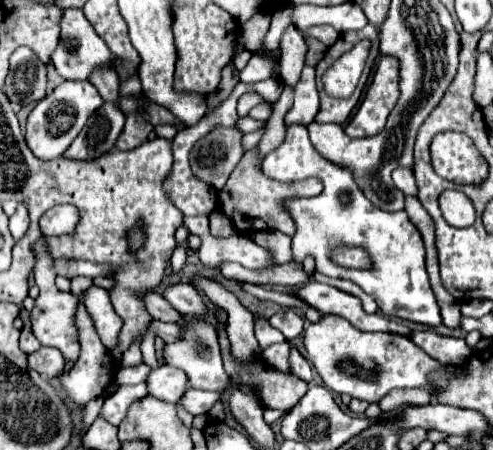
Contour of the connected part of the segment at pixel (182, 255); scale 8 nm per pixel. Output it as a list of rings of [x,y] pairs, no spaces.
[[[186,239],[182,245],[178,245],[176,251],[172,253],[172,269],[174,269],[174,273],[178,273],[180,267],[184,265],[184,261],[186,261],[186,251],[188,251],[188,239]]]

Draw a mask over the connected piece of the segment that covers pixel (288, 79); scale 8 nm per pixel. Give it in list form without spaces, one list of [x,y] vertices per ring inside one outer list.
[[[292,25],[286,29],[280,47],[282,47],[282,63],[280,63],[278,73],[280,73],[284,85],[294,87],[300,79],[302,67],[306,65],[308,45],[306,45],[304,37],[298,33],[298,29]]]

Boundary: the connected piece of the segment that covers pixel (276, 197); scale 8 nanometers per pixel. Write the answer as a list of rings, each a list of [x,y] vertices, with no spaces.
[[[256,149],[246,151],[242,161],[236,165],[236,169],[232,171],[228,183],[224,185],[224,189],[218,191],[218,199],[220,199],[220,209],[224,215],[228,215],[232,219],[232,223],[236,225],[236,229],[240,233],[250,233],[250,231],[262,231],[262,229],[278,229],[286,235],[294,235],[296,233],[296,225],[290,217],[290,213],[284,209],[284,201],[286,199],[296,199],[296,197],[314,197],[322,191],[322,185],[314,179],[304,179],[300,183],[280,183],[274,179],[264,177],[264,173],[258,169],[258,159],[256,159]]]

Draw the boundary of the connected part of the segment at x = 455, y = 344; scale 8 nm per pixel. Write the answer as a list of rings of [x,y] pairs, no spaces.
[[[414,331],[410,337],[420,349],[424,349],[430,357],[434,357],[440,363],[464,365],[472,355],[466,341],[458,337],[438,335],[434,331]]]

